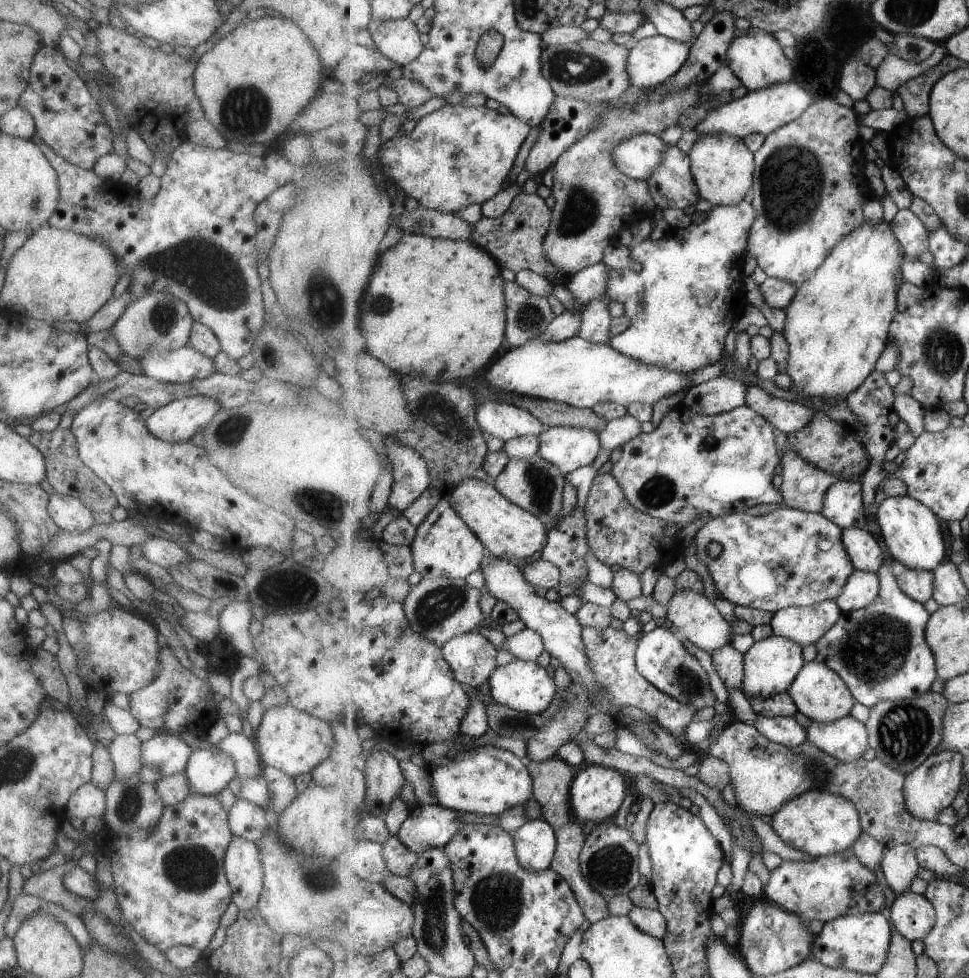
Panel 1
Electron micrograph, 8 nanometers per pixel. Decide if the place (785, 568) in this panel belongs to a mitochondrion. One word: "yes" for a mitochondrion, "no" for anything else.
yes

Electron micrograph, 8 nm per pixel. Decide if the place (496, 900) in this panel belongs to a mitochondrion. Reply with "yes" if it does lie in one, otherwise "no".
yes

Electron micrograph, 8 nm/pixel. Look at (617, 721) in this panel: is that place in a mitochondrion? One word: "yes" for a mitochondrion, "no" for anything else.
no

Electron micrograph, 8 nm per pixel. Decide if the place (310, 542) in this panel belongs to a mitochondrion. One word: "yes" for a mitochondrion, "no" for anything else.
no

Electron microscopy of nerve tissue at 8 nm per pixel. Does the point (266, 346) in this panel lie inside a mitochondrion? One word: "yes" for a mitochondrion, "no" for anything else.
no

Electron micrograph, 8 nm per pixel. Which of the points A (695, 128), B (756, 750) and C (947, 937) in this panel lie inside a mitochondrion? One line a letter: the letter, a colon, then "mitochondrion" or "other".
A: other
B: mitochondrion
C: other

